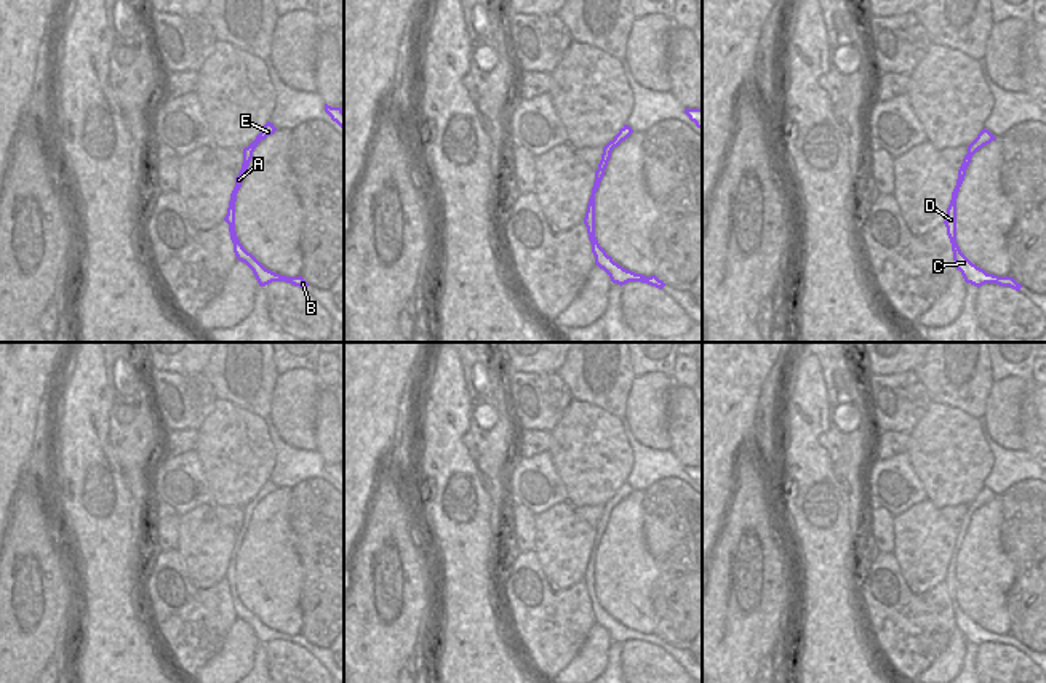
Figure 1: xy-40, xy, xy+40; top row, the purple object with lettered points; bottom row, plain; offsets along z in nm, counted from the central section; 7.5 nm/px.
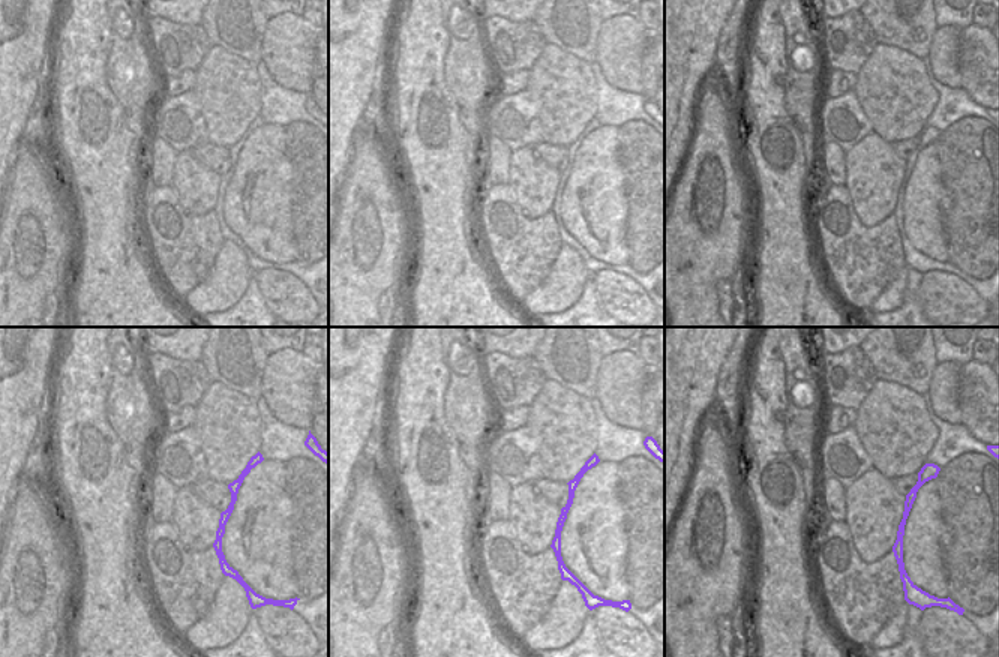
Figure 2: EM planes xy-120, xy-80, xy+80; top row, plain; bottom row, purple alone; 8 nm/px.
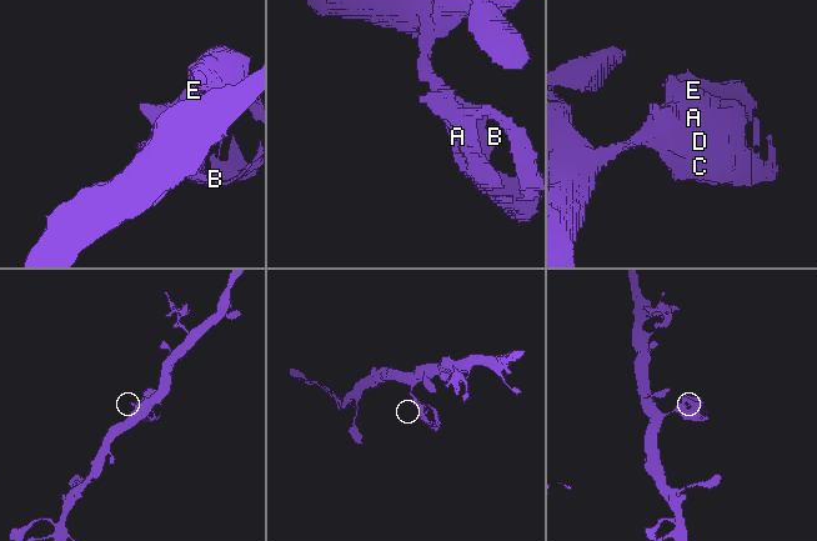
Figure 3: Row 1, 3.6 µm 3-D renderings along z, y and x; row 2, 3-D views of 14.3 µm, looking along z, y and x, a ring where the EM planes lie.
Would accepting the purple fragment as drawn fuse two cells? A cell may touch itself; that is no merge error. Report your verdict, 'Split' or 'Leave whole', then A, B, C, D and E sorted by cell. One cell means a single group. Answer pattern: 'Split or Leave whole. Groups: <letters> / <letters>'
Leave whole. Groups: A B C D E.

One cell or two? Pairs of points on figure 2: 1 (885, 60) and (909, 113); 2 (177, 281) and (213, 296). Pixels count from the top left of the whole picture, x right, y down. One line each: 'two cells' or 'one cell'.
1: one cell
2: two cells

